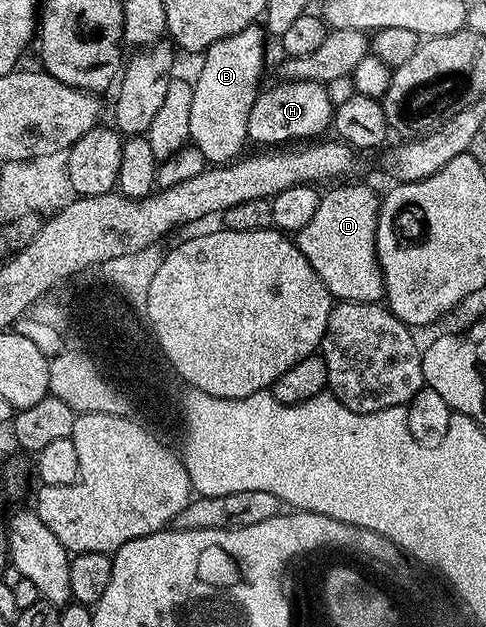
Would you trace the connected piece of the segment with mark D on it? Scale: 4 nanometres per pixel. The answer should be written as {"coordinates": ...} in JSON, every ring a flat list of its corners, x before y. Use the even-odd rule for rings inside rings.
{"coordinates":[[349,183,331,186,331,191,319,198,316,214,308,225,304,225,304,229,296,232,296,242,300,253,308,257,308,265,316,269,316,277,324,281,335,300,377,303,386,294,382,267,378,264,376,253,380,195,362,183]]}

